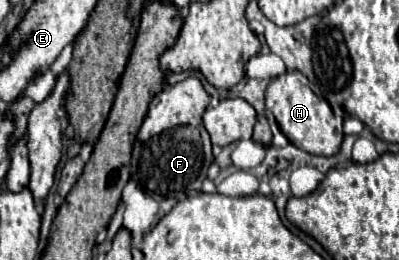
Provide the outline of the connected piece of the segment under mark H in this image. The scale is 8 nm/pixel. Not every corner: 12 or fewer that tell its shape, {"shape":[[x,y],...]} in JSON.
{"shape":[[299,71],[265,93],[285,137],[313,155],[335,155],[341,121]]}

